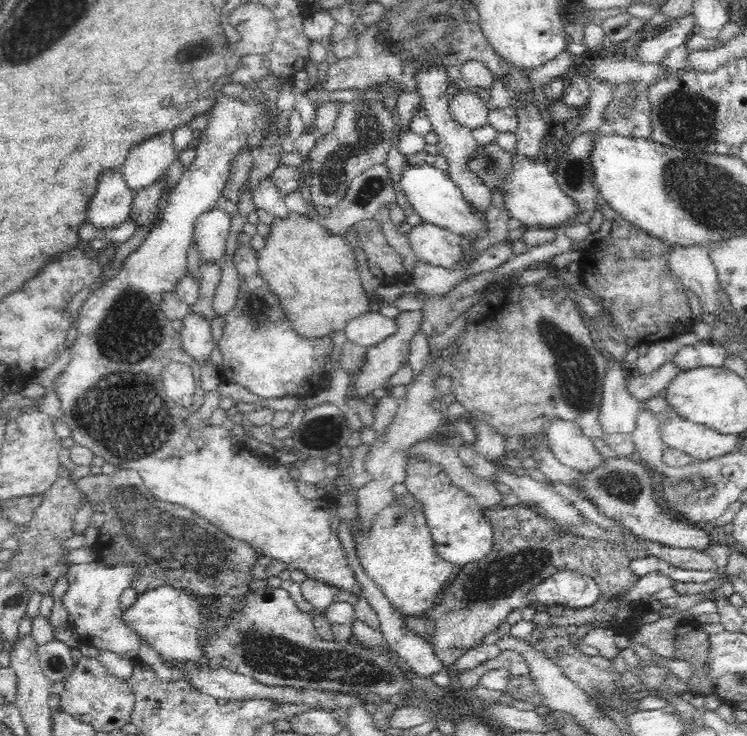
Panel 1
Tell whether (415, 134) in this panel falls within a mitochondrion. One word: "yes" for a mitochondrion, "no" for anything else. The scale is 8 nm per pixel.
no

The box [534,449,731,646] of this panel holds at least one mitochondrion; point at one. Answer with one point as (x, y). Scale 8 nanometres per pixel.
(691, 494)

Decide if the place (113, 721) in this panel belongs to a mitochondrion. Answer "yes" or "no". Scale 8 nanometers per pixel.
no

